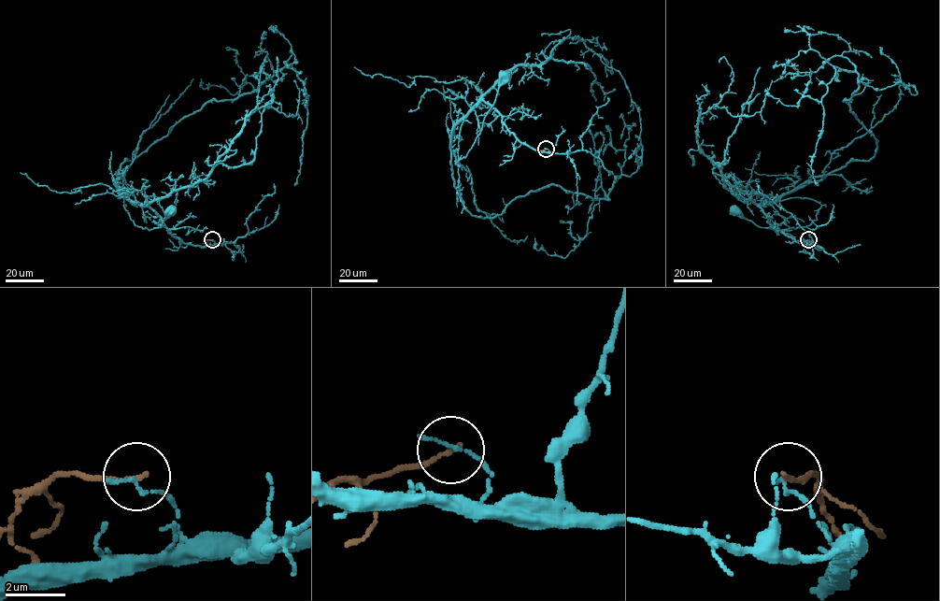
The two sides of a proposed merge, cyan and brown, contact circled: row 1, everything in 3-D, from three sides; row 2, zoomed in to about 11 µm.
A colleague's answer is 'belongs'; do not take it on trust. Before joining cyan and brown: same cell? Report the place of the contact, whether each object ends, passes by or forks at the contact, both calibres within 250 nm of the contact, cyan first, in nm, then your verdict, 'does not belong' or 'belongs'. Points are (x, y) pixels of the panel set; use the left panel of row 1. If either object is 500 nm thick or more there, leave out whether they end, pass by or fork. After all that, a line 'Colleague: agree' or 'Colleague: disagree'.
(212, 239) | cyan ends | brown ends | 140/170 nm | does not belong
Colleague: disagree

